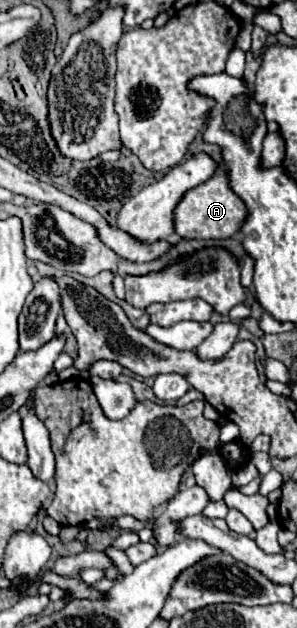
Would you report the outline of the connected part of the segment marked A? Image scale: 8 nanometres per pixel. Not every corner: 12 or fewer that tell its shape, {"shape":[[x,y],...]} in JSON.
{"shape":[[228,172],[192,188],[174,212],[182,238],[230,238],[248,216]]}

